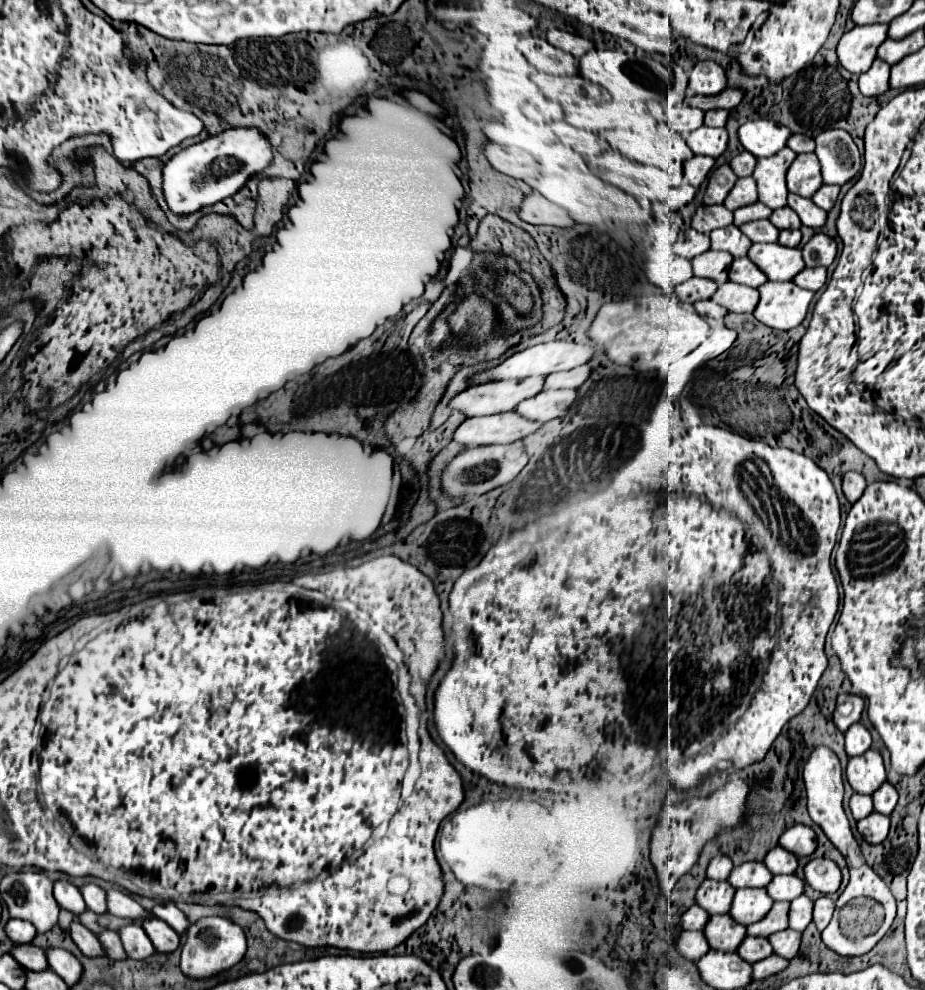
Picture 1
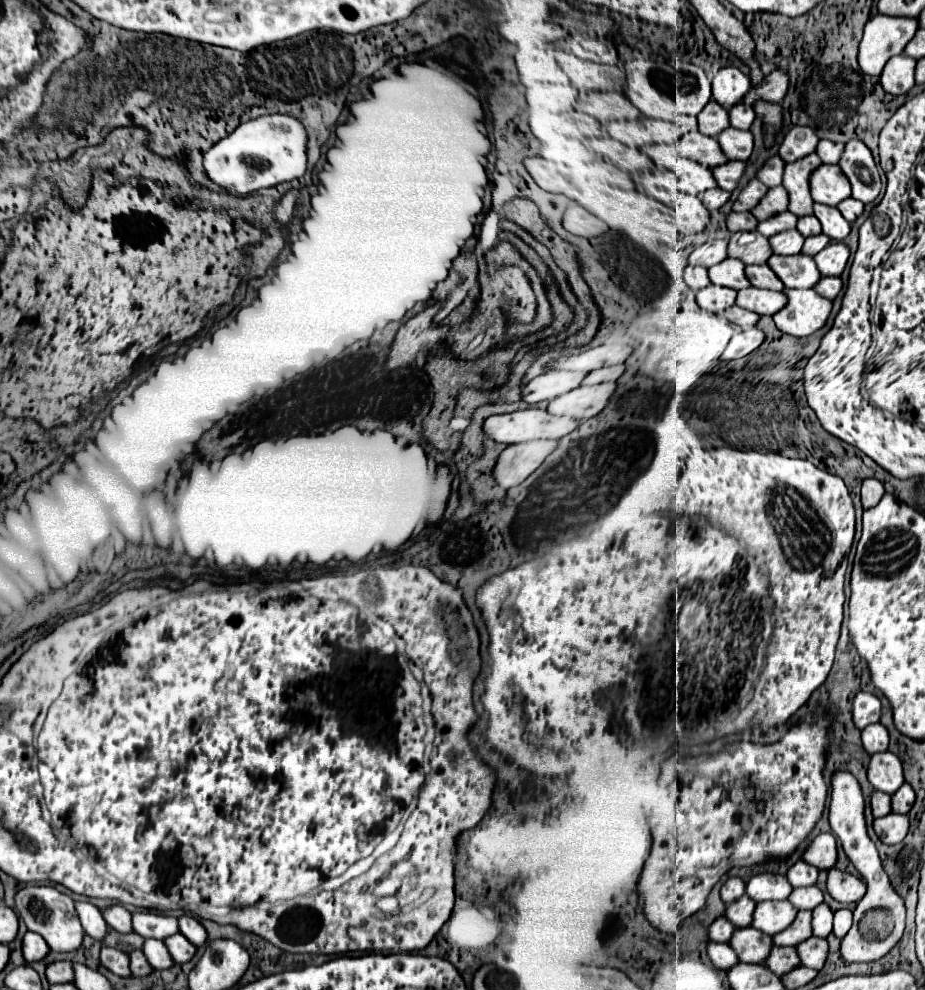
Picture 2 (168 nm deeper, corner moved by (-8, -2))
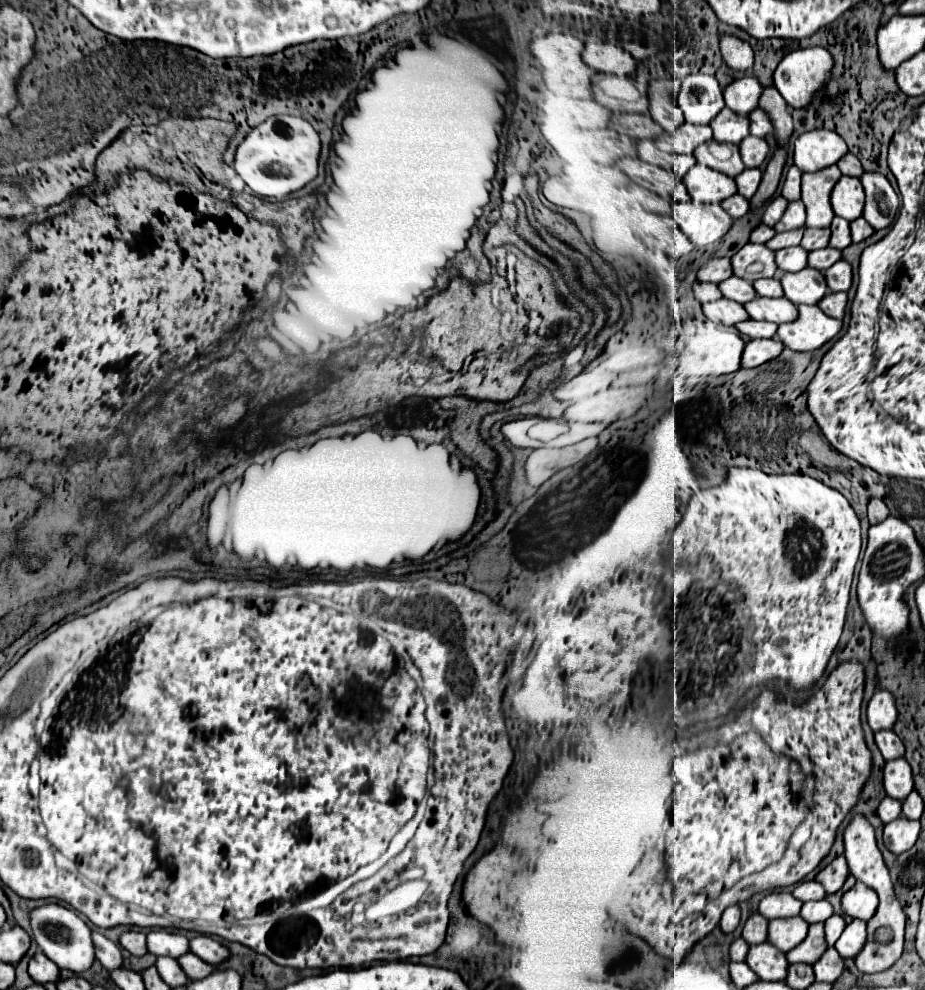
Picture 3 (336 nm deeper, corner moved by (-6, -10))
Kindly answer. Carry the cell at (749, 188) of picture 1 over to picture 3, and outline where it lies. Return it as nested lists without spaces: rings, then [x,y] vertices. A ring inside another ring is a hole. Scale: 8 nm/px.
[[[800,200],[788,202],[788,208],[782,214],[782,218],[774,224],[774,230],[776,232],[786,232],[786,230],[800,228],[800,226],[804,226],[804,204]]]

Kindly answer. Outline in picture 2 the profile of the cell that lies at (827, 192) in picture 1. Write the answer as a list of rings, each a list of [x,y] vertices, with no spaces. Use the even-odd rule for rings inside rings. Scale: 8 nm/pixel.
[[[846,198],[844,202],[838,204],[838,210],[842,212],[842,216],[848,220],[848,222],[854,222],[858,216],[862,216],[864,212],[864,204],[854,200],[854,198]]]

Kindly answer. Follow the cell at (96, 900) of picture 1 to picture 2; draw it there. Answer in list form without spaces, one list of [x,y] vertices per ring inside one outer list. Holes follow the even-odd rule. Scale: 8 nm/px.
[[[120,904],[110,906],[110,908],[106,908],[106,910],[102,912],[102,916],[104,916],[104,920],[108,922],[108,926],[114,928],[116,932],[120,932],[120,934],[130,934],[130,932],[134,932],[134,930],[132,930],[132,914],[130,914],[124,906],[120,906]]]

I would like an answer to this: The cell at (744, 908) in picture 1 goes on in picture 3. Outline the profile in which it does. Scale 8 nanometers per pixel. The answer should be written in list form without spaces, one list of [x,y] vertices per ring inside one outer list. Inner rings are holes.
[[[800,916],[774,918],[768,922],[768,942],[782,952],[788,952],[792,946],[800,944],[806,932],[808,922],[804,922]]]

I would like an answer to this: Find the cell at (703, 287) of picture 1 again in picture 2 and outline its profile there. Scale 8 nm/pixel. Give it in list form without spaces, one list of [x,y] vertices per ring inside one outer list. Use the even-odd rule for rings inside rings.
[[[710,284],[708,288],[704,288],[696,294],[696,302],[700,308],[718,314],[718,312],[724,312],[726,308],[736,304],[736,292],[730,288]]]

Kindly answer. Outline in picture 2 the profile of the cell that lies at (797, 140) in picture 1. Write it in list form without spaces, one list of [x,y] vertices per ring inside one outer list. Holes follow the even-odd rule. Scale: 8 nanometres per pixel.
[[[822,140],[822,144],[818,146],[816,150],[822,158],[824,164],[836,164],[838,158],[842,156],[842,144],[834,144],[834,142],[828,142],[828,140]]]

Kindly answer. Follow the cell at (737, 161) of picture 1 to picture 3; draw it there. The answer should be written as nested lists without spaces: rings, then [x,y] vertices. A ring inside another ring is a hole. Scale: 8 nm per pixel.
[[[796,166],[788,168],[788,174],[782,184],[782,196],[786,200],[798,200],[800,198],[800,170]]]

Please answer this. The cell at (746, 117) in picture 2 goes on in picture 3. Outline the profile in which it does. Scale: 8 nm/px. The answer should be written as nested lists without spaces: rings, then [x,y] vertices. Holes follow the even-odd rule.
[[[756,108],[756,110],[752,110],[752,114],[748,116],[750,118],[750,134],[752,136],[766,136],[766,134],[770,134],[772,130],[770,130],[770,122],[768,122],[768,118],[766,118],[766,114],[760,110],[760,108]]]

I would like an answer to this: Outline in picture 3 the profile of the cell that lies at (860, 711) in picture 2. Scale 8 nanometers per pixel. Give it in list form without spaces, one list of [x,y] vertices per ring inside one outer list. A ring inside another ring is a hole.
[[[886,690],[876,692],[868,702],[866,716],[868,716],[868,726],[872,728],[872,732],[892,728],[892,722],[896,720],[896,706],[894,706],[892,694],[888,694]]]

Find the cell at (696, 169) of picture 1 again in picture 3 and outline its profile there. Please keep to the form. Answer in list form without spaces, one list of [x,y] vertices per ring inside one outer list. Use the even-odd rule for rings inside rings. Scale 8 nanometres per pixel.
[[[748,168],[744,170],[742,174],[738,174],[734,180],[736,180],[736,188],[738,188],[738,194],[744,196],[746,200],[750,200],[760,184],[760,174],[762,170],[760,168]]]

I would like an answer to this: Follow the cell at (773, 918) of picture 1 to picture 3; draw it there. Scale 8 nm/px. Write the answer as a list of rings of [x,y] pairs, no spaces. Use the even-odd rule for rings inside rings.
[[[810,924],[808,936],[796,948],[786,952],[786,958],[790,964],[796,964],[796,962],[812,964],[812,962],[816,962],[816,958],[820,958],[820,954],[824,954],[826,948],[828,946],[824,942],[824,926],[822,924]]]

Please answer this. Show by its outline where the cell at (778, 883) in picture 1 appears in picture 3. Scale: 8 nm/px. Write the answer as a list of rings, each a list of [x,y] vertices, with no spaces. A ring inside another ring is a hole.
[[[826,900],[804,902],[804,904],[802,904],[802,910],[800,910],[800,916],[802,916],[808,924],[824,922],[824,918],[832,916],[832,906],[830,906],[830,902],[826,902]]]

